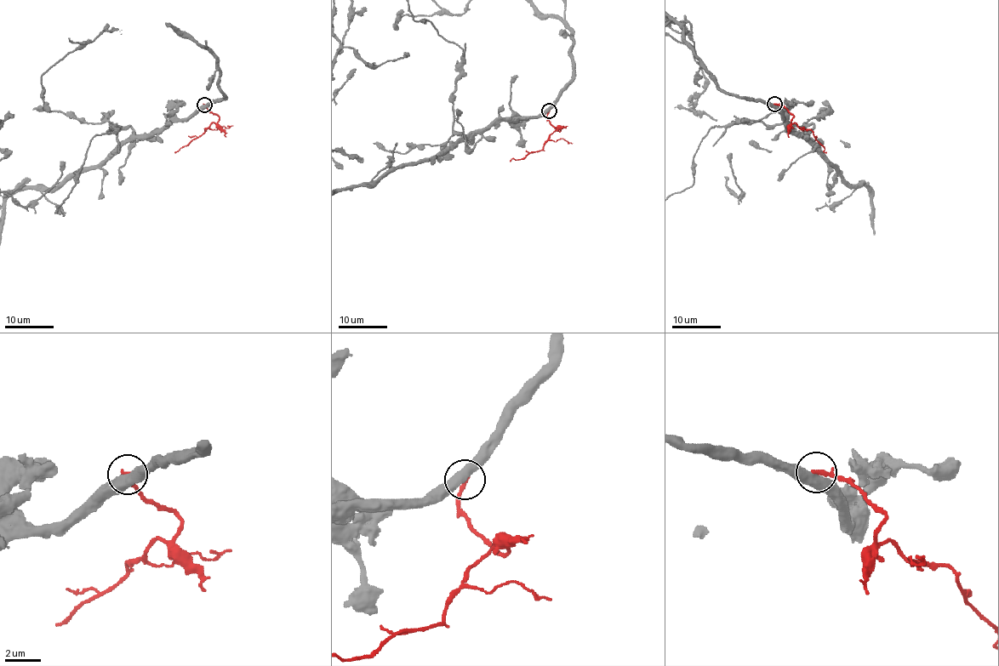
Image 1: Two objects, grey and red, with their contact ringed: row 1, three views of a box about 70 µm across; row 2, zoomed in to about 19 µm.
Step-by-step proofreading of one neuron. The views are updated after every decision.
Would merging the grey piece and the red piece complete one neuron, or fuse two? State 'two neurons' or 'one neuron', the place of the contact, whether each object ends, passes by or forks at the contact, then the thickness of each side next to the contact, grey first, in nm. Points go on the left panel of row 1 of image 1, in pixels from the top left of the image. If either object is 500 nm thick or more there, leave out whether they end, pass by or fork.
two neurons; at (204, 105); 500 nm thick on the grey side, 240 nm on the other

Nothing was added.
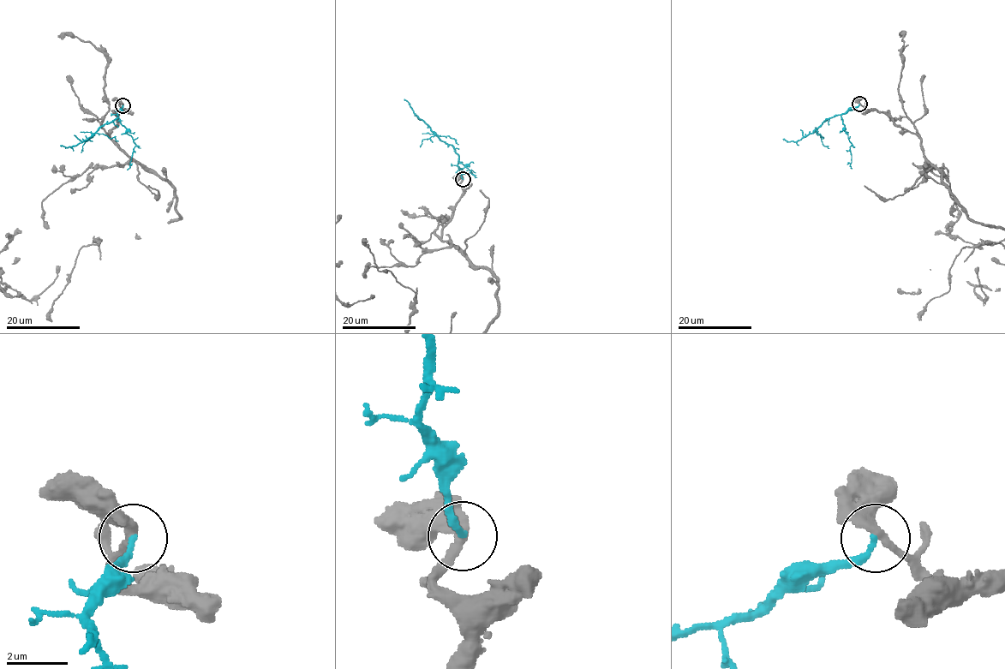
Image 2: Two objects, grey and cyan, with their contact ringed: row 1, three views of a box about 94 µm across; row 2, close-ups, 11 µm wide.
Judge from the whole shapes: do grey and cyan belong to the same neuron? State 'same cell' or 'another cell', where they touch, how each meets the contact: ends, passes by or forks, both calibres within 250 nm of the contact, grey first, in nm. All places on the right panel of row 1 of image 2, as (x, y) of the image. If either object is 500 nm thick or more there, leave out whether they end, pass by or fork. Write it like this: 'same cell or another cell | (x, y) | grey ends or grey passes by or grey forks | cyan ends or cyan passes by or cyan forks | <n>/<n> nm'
another cell | (859, 104) | grey passes by | cyan ends | 360/190 nm

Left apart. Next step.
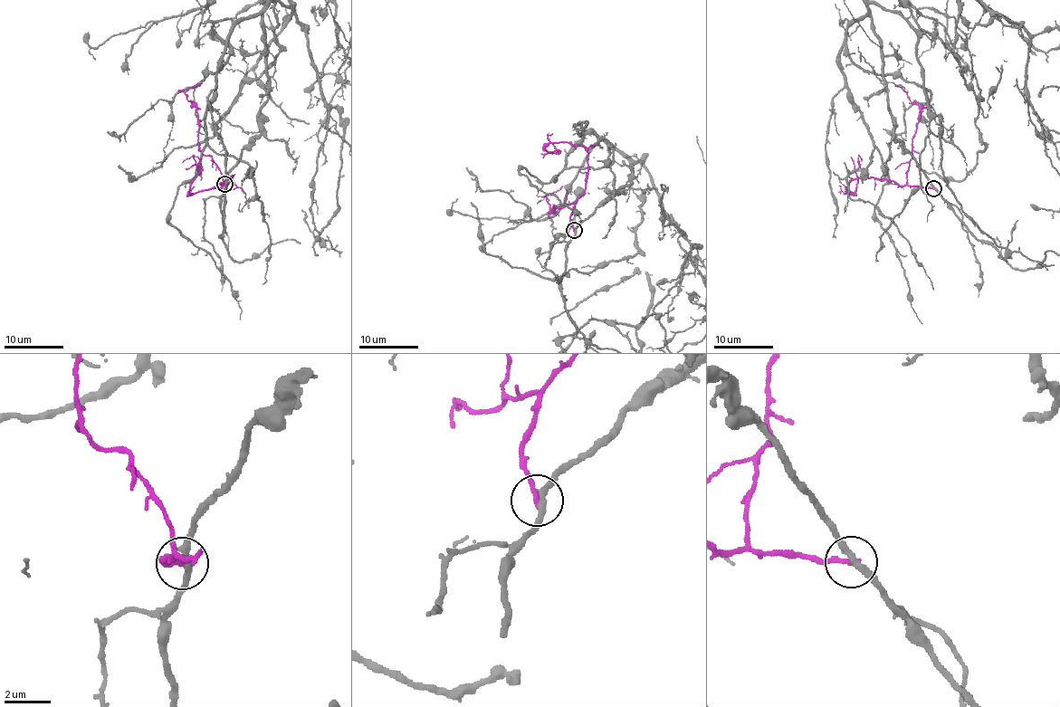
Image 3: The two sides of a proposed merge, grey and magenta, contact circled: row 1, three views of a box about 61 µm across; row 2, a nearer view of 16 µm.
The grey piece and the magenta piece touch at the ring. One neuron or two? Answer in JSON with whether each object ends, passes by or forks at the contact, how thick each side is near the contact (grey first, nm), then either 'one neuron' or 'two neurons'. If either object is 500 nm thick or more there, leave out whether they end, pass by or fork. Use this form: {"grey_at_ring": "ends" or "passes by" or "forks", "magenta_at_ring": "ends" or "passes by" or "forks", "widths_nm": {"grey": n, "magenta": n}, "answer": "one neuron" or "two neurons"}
{"grey_at_ring": "passes by", "magenta_at_ring": "ends", "widths_nm": {"grey": 300, "magenta": 200}, "answer": "two neurons"}

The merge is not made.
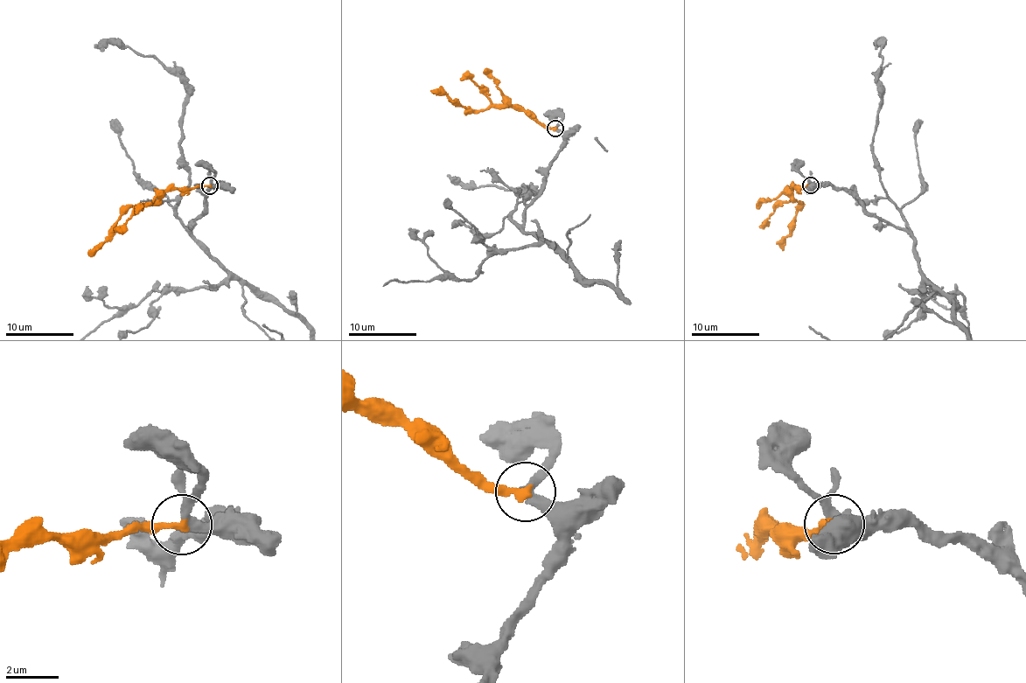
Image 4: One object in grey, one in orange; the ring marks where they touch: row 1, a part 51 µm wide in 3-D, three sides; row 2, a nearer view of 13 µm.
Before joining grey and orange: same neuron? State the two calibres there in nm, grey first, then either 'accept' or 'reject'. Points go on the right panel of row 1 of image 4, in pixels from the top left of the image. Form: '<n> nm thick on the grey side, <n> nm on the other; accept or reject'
280 nm thick on the grey side, 320 nm on the other; accept

